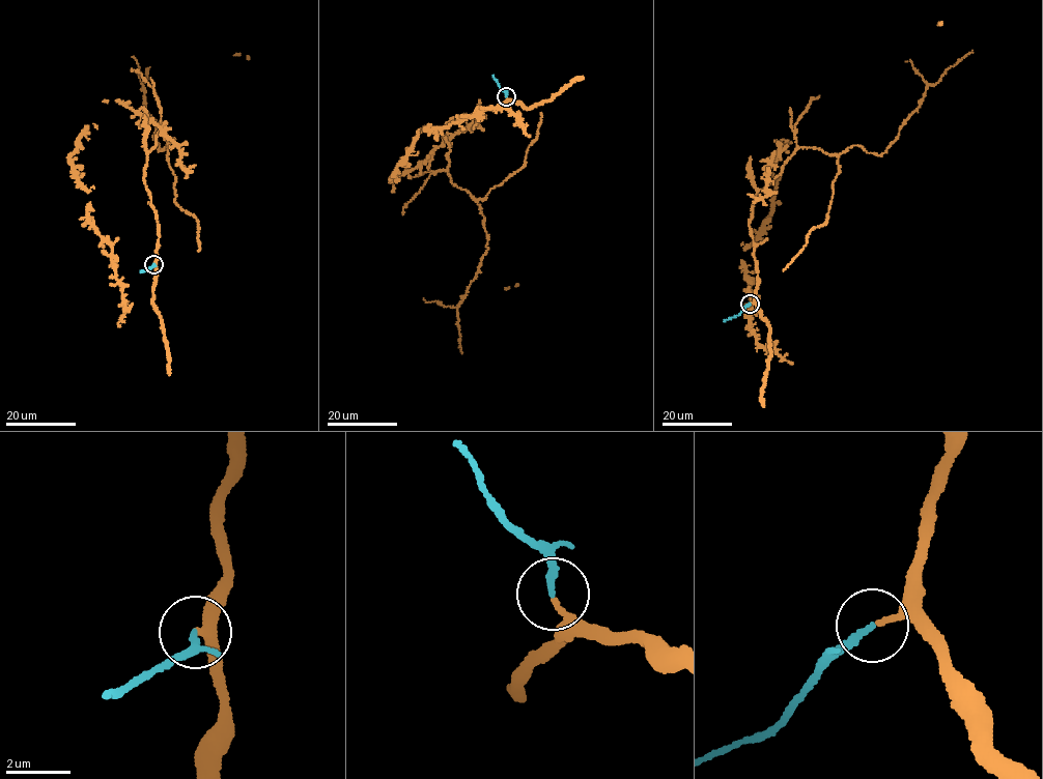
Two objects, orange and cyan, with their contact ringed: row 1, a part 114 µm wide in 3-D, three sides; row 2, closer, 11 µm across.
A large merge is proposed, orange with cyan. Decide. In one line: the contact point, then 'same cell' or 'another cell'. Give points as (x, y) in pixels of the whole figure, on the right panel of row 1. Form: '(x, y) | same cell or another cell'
(750, 304) | same cell

